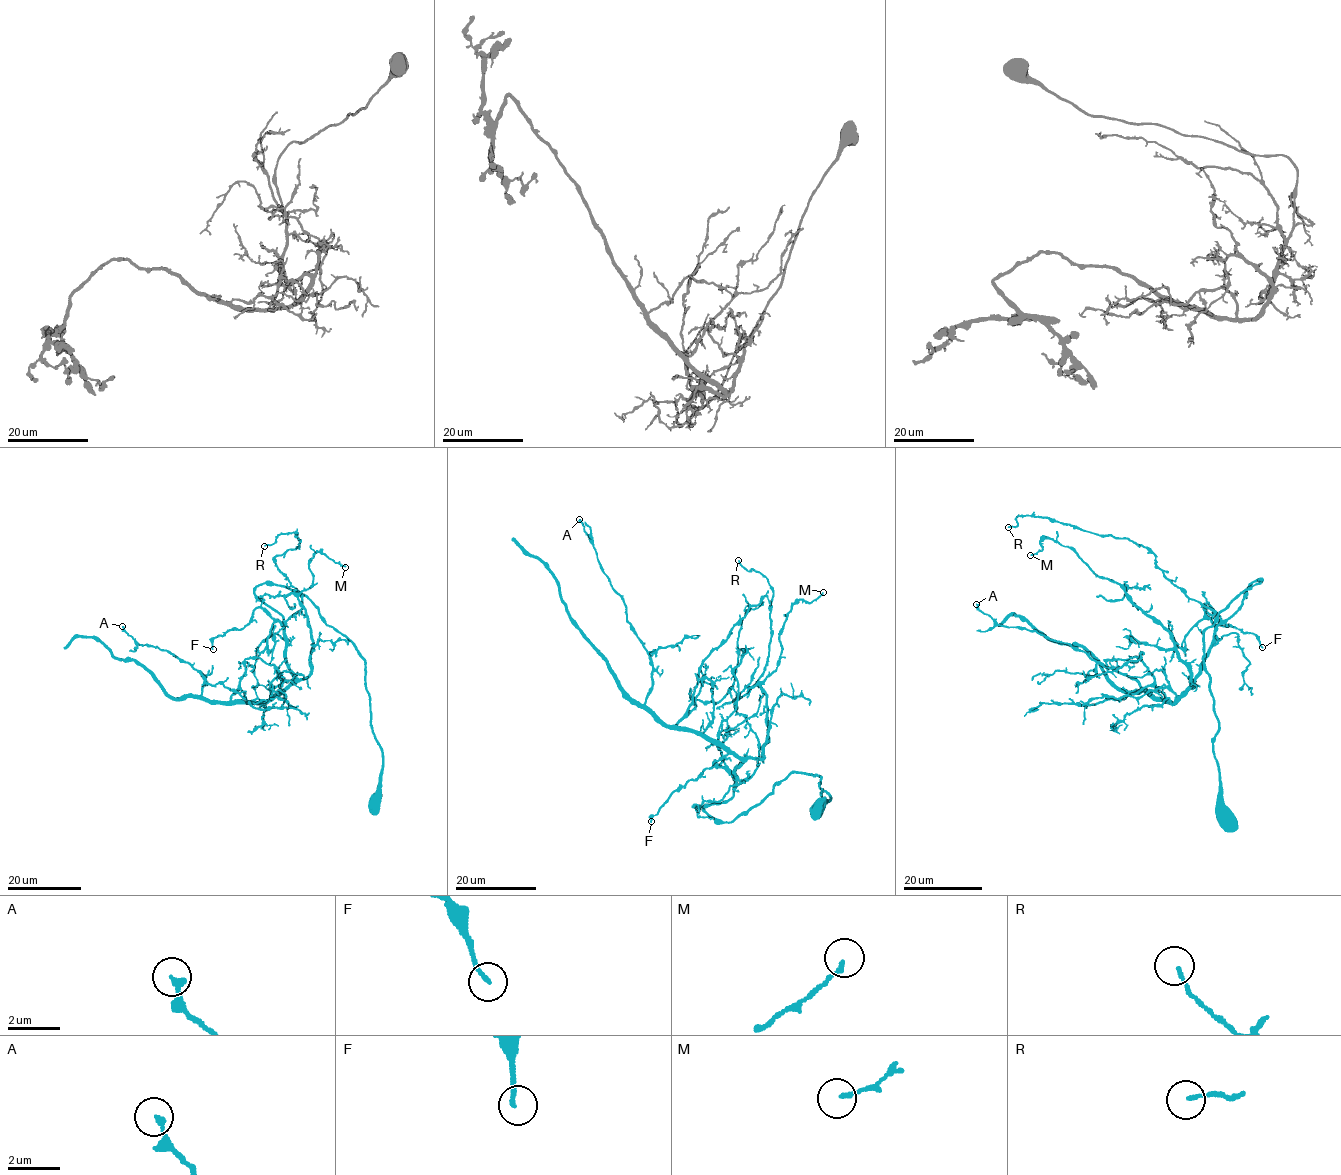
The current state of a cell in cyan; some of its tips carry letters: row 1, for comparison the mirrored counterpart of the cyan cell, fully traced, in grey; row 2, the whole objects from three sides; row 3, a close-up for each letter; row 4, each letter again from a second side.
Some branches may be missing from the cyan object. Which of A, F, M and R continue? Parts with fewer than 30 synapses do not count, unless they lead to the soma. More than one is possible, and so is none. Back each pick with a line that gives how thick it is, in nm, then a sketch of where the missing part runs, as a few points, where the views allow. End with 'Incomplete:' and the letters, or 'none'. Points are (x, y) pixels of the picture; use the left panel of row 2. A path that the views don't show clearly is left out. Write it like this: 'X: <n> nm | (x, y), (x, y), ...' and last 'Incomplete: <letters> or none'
Incomplete: none

